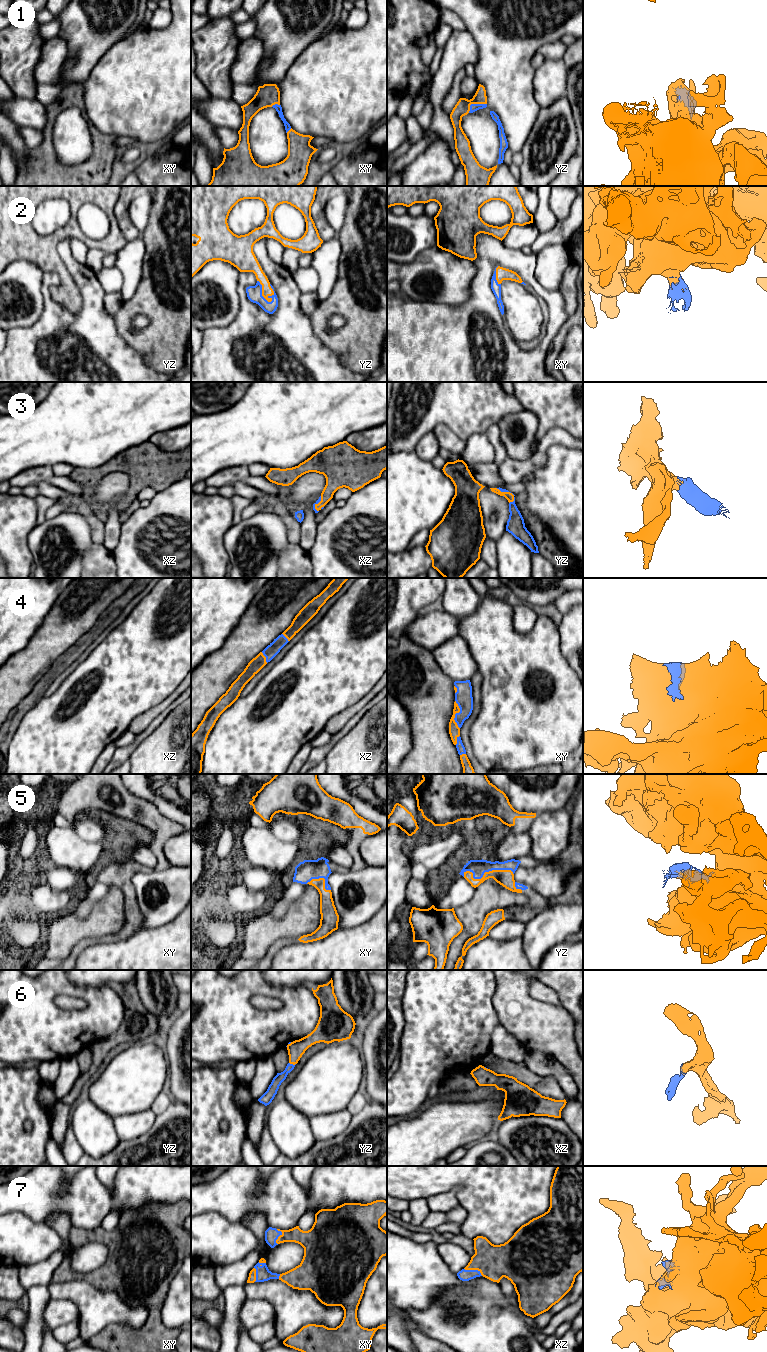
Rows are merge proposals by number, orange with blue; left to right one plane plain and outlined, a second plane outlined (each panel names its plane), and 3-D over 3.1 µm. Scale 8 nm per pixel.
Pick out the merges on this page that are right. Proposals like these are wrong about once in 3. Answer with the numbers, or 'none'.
1, 2, 3, 4, 5, 6, 7

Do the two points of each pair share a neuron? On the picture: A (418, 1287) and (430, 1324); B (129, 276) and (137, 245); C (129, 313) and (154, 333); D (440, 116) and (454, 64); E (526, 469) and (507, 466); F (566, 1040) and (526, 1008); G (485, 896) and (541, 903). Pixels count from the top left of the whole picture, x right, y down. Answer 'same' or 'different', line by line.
A: different
B: same
C: same
D: same
E: same
F: same
G: same

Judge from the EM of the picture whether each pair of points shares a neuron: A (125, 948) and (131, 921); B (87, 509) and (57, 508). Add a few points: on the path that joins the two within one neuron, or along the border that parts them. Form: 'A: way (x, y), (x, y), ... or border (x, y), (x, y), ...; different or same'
A: border (141, 928), (126, 938), (104, 942); different
B: border (55, 502), (70, 506); different

